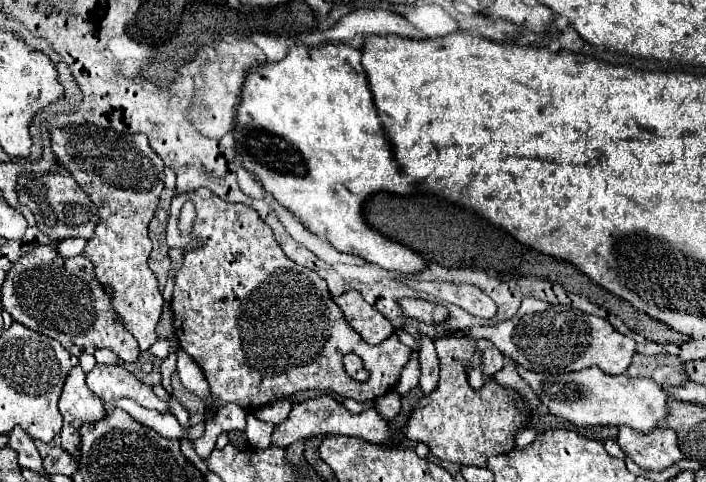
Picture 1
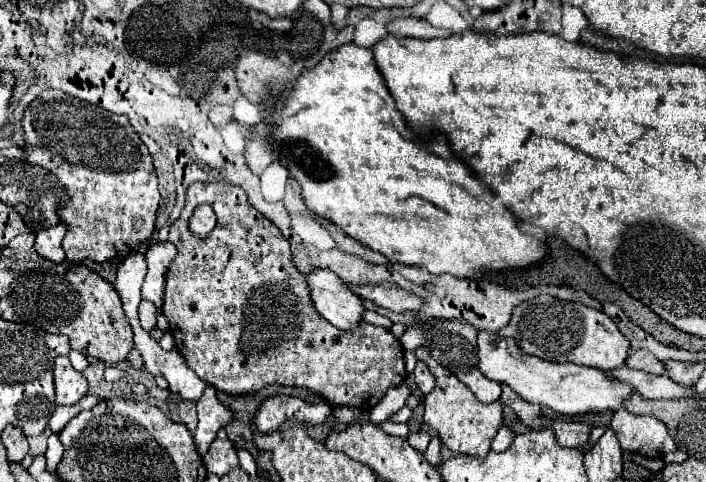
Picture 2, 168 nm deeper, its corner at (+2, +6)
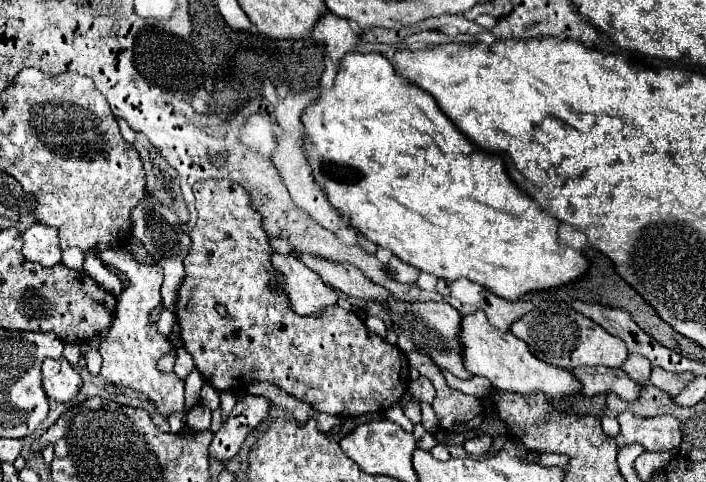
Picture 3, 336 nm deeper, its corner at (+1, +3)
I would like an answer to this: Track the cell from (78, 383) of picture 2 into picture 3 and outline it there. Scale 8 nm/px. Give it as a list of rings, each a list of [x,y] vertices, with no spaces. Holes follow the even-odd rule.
[[[64,358],[44,360],[42,380],[46,394],[56,402],[72,402],[82,388],[80,374]]]

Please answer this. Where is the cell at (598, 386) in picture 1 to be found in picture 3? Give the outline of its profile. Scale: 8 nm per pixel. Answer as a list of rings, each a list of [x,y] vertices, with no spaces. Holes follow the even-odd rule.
[[[476,312],[462,318],[460,340],[464,344],[464,366],[474,376],[486,376],[494,388],[502,388],[508,392],[518,392],[522,396],[544,394],[548,400],[564,400],[566,396],[574,396],[582,392],[580,380],[570,370],[550,366],[536,356],[530,354],[524,340],[516,338],[510,330],[502,332],[488,324],[484,312]]]

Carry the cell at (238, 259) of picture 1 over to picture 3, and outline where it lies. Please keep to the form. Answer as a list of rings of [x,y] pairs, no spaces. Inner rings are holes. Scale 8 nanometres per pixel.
[[[204,180],[204,182],[196,182],[194,184],[194,196],[196,196],[196,210],[198,210],[198,220],[196,226],[192,228],[192,232],[188,234],[192,244],[188,250],[188,256],[184,258],[184,280],[178,288],[178,300],[176,300],[176,318],[178,318],[178,326],[180,326],[180,338],[184,344],[184,350],[190,352],[190,356],[194,358],[194,364],[198,368],[198,372],[204,376],[204,380],[208,384],[212,384],[216,390],[234,390],[236,386],[248,386],[250,382],[260,382],[266,380],[282,390],[286,390],[288,394],[296,396],[298,400],[308,402],[312,408],[332,414],[332,416],[342,416],[342,418],[354,418],[360,414],[368,414],[368,412],[380,412],[386,410],[394,404],[398,404],[402,400],[402,396],[408,390],[410,378],[408,378],[408,358],[406,354],[398,348],[388,344],[384,338],[380,338],[378,334],[372,334],[364,322],[354,314],[354,312],[346,312],[340,306],[334,306],[330,310],[324,312],[324,316],[300,316],[296,312],[290,310],[288,300],[284,300],[284,296],[272,292],[272,288],[268,288],[268,280],[272,278],[272,264],[268,264],[268,260],[272,260],[272,246],[270,246],[270,238],[264,230],[262,224],[262,216],[260,212],[256,212],[256,208],[252,206],[250,194],[240,186],[240,184],[232,184],[232,180]],[[222,304],[226,308],[226,314],[220,316],[216,306]]]

